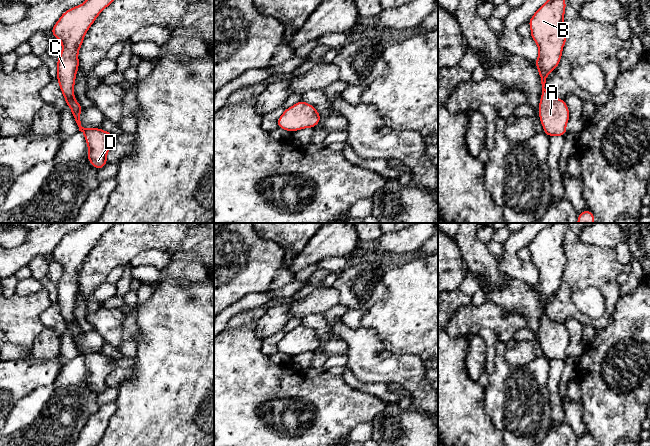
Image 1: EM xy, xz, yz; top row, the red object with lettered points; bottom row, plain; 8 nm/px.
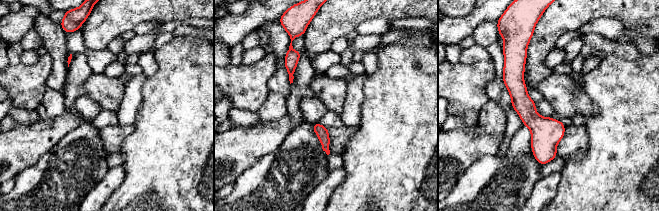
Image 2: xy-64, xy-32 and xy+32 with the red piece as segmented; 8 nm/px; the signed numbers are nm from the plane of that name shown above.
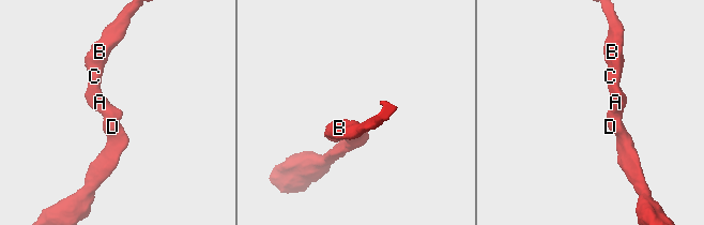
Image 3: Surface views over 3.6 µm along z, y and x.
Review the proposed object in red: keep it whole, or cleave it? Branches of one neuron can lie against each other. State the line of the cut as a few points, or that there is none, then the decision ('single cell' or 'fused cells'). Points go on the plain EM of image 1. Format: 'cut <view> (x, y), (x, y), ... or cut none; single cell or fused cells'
cut none; single cell

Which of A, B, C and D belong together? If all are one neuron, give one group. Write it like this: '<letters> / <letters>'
A B C D

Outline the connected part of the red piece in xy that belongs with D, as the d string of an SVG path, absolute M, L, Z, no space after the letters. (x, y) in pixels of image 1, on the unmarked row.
M87 223L81 229L71 231L69 234L65 235L50 254L52 259L62 267L62 276L57 284L57 304L61 316L65 322L66 329L71 332L72 339L79 351L79 355L84 358L88 370L87 382L90 388L99 394L107 388L107 376L113 371L115 360L99 351L86 353L81 350L80 338L83 331L74 322L74 308L79 292L78 276L82 270L83 263L98 239L115 224L116 223Z

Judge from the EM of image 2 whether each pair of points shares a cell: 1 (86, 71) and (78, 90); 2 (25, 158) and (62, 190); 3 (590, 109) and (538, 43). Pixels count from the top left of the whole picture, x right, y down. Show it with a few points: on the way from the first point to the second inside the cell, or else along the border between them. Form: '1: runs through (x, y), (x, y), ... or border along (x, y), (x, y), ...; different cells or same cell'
1: runs through (81, 76), (78, 79), (78, 85); same cell
2: border along (51, 150), (15, 176); different cells
3: border along (552, 72), (534, 87); different cells

